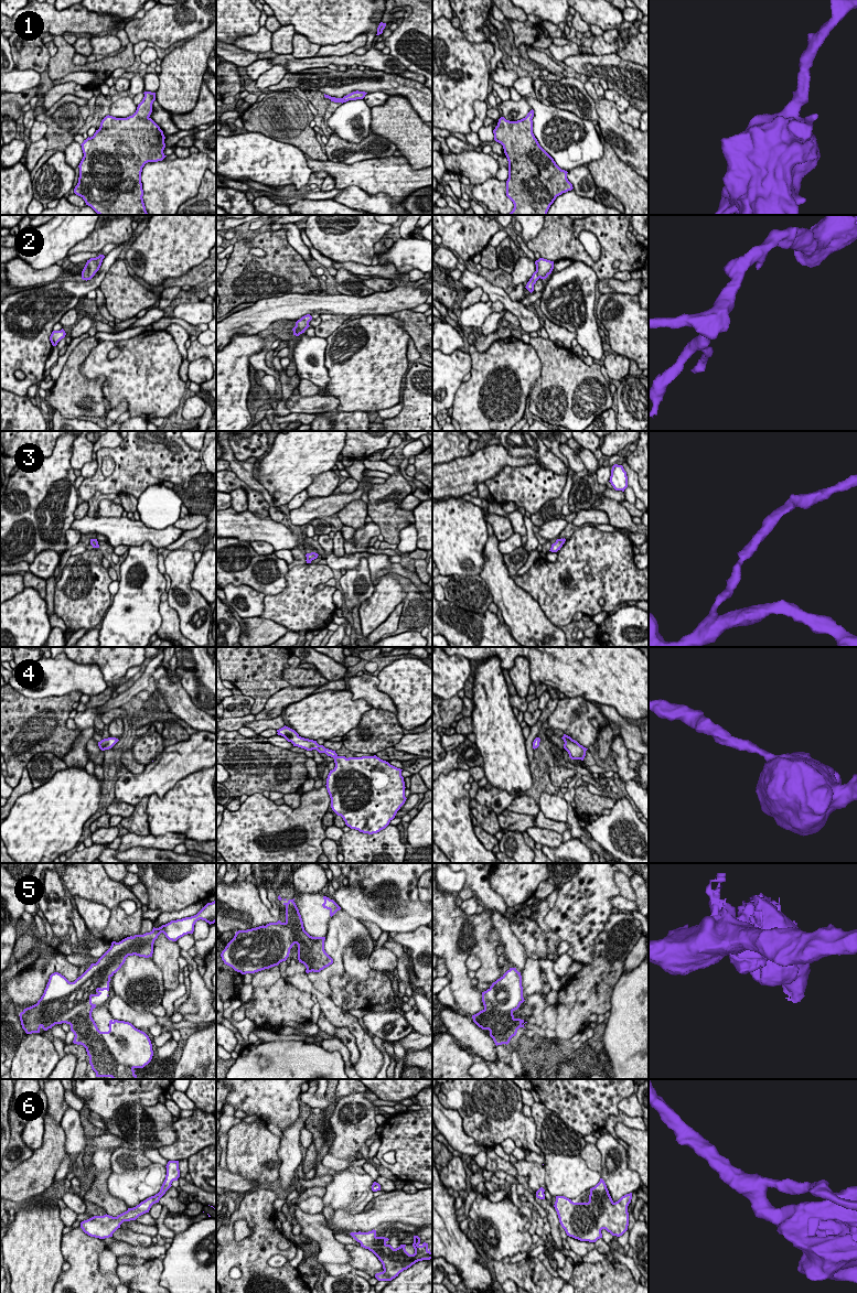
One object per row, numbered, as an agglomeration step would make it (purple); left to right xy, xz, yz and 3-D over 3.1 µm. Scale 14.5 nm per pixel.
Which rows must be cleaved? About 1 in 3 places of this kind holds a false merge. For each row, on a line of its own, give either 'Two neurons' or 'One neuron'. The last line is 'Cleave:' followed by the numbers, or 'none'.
1: One neuron
2: One neuron
3: One neuron
4: One neuron
5: Two neurons
6: One neuron
Cleave: 5

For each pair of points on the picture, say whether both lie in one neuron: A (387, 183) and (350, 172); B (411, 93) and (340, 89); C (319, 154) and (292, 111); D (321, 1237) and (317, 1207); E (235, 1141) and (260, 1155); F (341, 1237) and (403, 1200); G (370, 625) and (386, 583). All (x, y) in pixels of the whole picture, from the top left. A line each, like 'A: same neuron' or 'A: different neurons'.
A: same neuron
B: same neuron
C: same neuron
D: different neurons
E: same neuron
F: different neurons
G: same neuron

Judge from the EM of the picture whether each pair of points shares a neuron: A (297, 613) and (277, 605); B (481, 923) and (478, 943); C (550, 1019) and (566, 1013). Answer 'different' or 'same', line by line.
A: same
B: same
C: different

